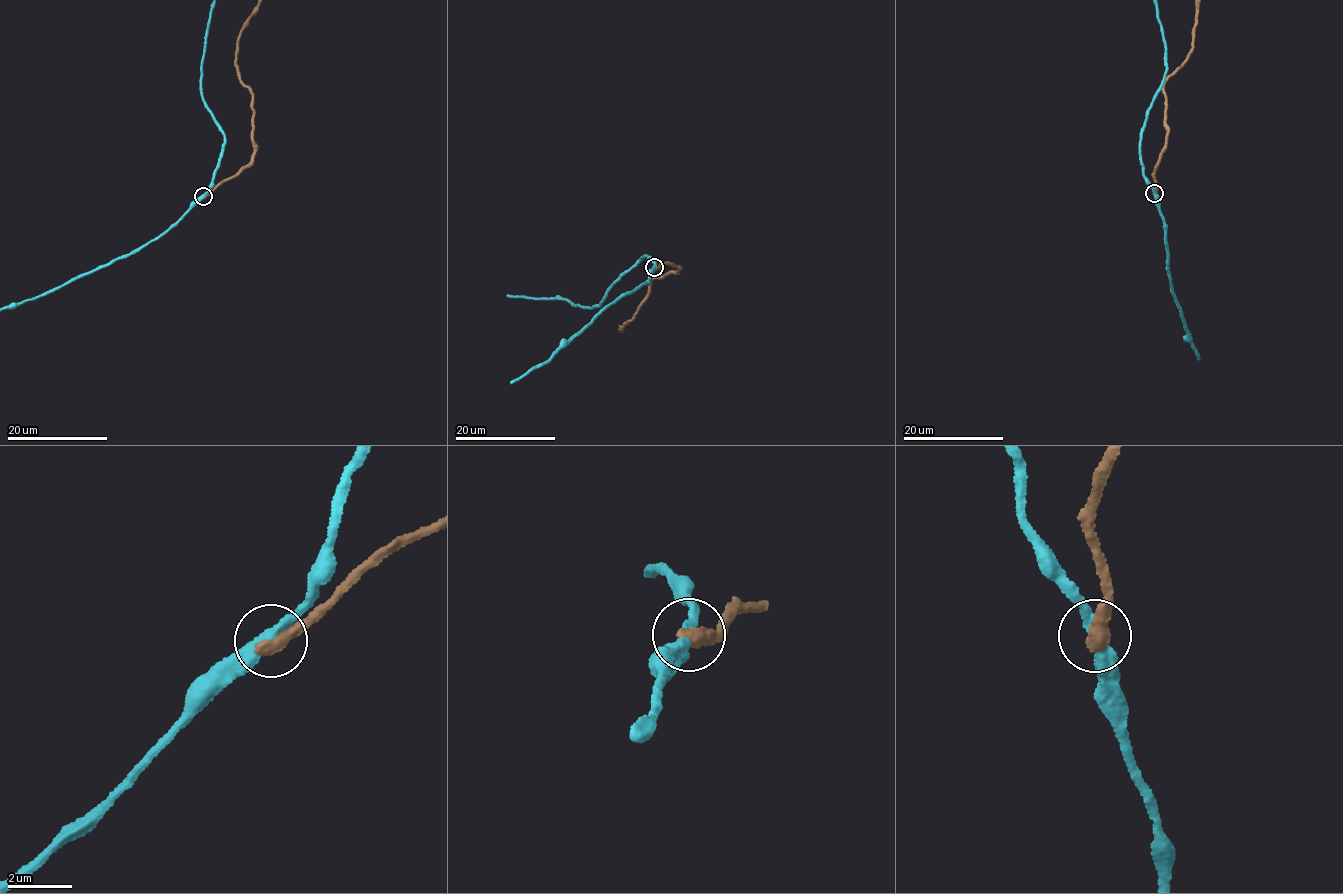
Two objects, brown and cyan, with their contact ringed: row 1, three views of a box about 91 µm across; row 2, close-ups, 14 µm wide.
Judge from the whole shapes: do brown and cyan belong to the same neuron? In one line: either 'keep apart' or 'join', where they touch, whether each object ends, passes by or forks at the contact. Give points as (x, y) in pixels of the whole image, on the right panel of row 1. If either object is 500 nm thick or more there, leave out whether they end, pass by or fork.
keep apart; at (1154, 193)

